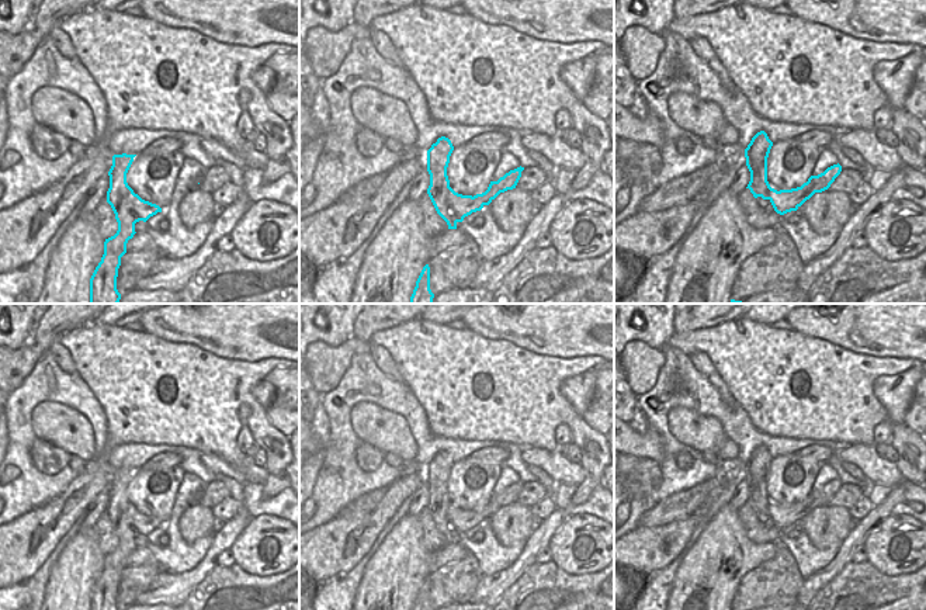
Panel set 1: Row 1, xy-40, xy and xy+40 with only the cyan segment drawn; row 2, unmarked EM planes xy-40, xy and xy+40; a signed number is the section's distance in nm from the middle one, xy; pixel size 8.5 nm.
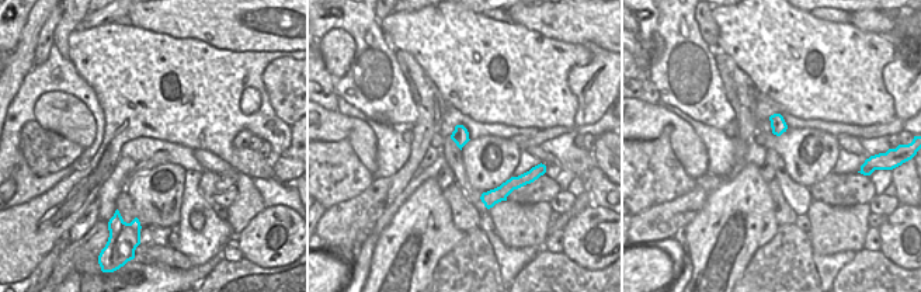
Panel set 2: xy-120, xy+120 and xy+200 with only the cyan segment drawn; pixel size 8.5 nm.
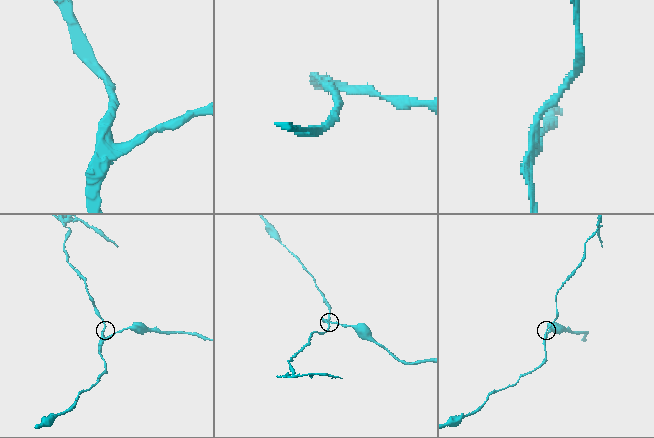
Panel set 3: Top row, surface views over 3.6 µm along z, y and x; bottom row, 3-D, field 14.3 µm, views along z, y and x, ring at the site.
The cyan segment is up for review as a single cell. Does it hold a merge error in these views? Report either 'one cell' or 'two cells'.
two cells

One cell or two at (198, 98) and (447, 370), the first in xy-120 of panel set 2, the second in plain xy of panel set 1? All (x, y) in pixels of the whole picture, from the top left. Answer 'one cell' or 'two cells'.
one cell

